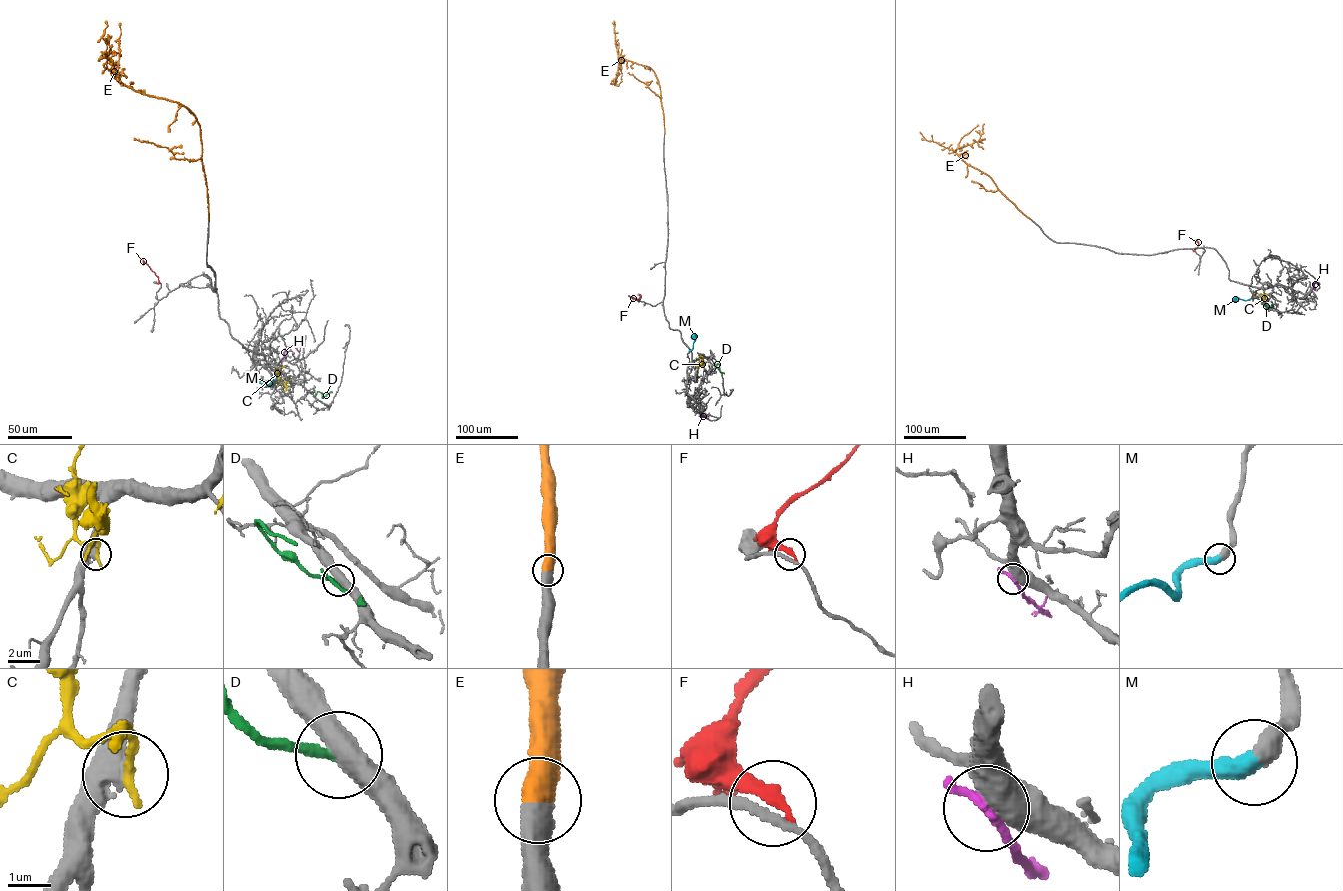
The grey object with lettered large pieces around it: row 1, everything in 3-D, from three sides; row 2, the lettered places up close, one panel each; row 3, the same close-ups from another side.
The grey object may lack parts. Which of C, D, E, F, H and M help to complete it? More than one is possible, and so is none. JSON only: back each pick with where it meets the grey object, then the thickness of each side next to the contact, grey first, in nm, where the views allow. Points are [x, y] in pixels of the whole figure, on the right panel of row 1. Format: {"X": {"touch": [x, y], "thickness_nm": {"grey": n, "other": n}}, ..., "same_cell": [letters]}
{"E": {"touch": [1031, 220], "thickness_nm": {"grey": 600, "other": 650}}, "M": {"touch": [1251, 298], "thickness_nm": {"grey": 440, "other": 480}}, "same_cell": ["E", "M"]}

